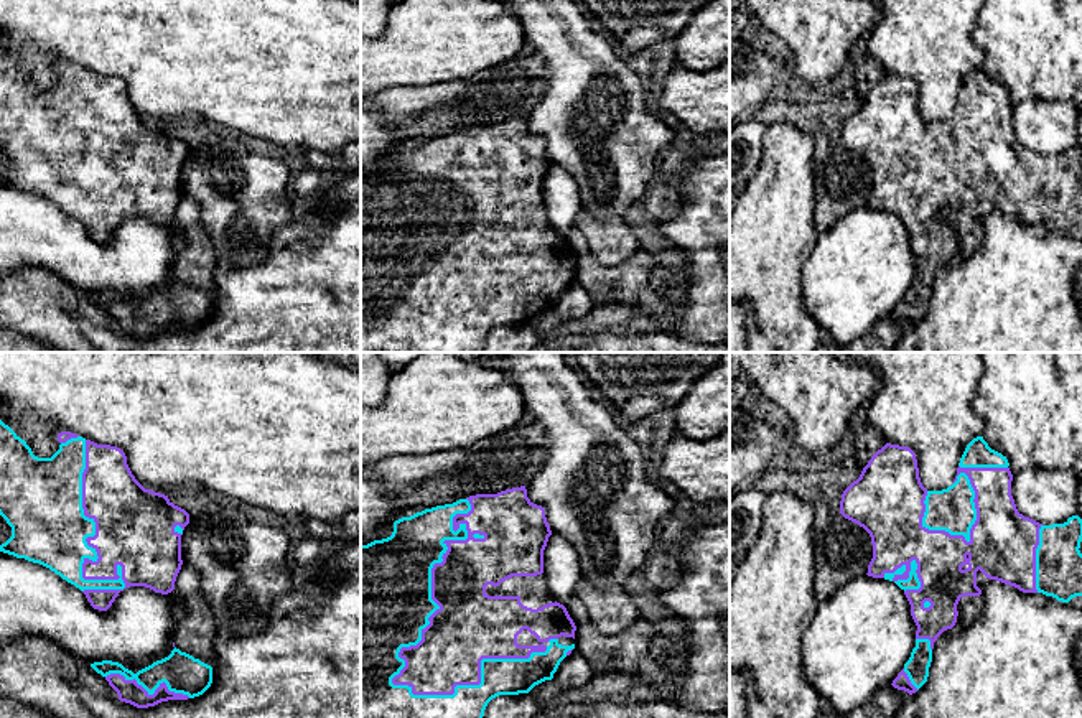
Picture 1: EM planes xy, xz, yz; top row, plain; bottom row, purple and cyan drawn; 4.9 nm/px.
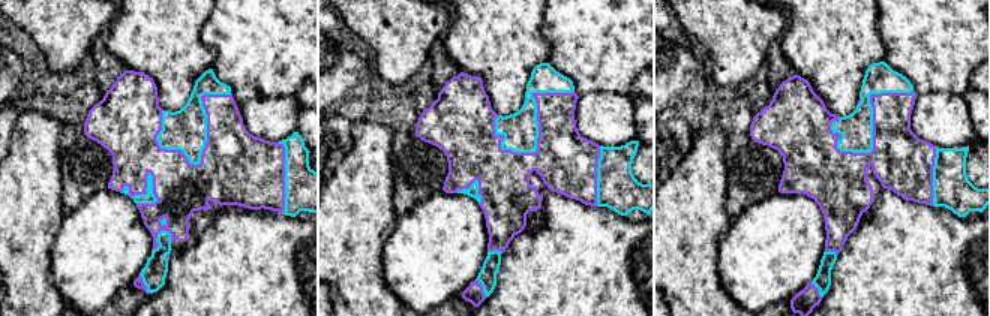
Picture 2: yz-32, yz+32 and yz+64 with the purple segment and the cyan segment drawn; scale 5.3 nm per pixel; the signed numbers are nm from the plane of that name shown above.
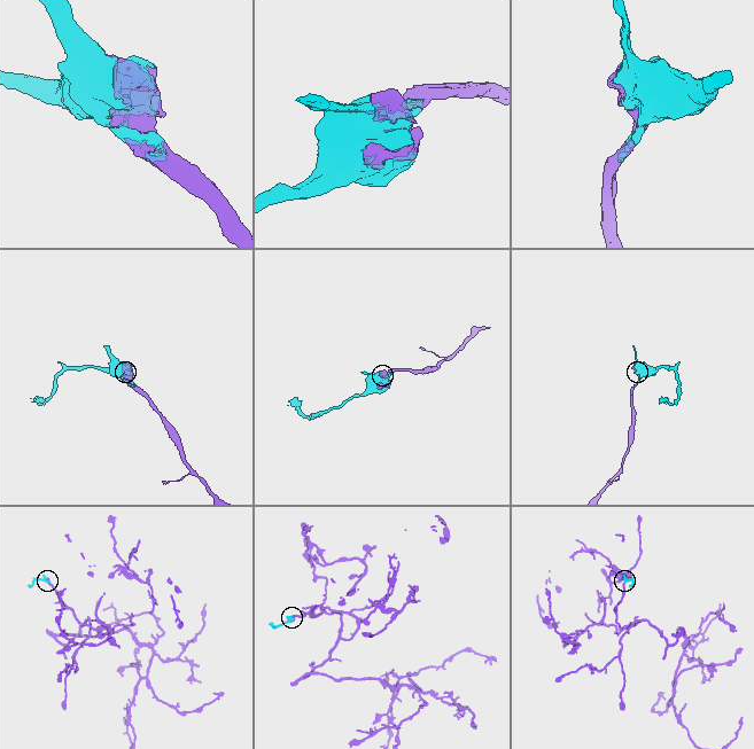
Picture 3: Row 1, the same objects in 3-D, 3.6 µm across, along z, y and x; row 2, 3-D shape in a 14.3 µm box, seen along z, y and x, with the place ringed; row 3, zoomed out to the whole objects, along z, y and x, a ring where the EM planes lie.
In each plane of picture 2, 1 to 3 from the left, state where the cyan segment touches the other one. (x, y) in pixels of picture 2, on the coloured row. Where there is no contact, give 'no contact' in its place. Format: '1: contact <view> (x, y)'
1: contact yz-32 (207, 137)
2: contact yz+32 (537, 120)
3: contact yz+64 (873, 120)

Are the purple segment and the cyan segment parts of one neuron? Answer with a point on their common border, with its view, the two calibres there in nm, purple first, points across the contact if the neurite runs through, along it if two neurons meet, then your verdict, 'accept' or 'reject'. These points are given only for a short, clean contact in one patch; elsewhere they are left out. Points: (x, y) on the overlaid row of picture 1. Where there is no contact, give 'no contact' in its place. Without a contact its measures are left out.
meets purple in xz at (432, 587); 320 nm thick on the purple side, 480 nm on the other; accept

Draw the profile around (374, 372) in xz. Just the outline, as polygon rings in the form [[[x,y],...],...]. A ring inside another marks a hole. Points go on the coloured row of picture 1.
[[[361,352],[361,407],[379,407],[385,402],[392,374],[377,352]]]

